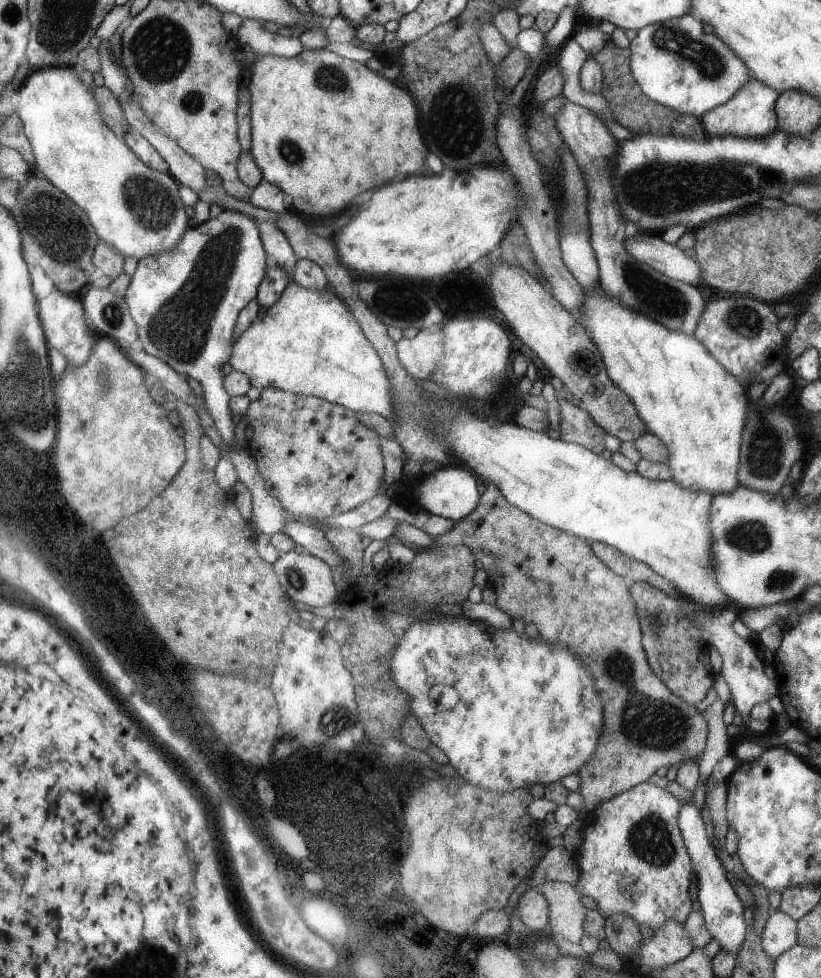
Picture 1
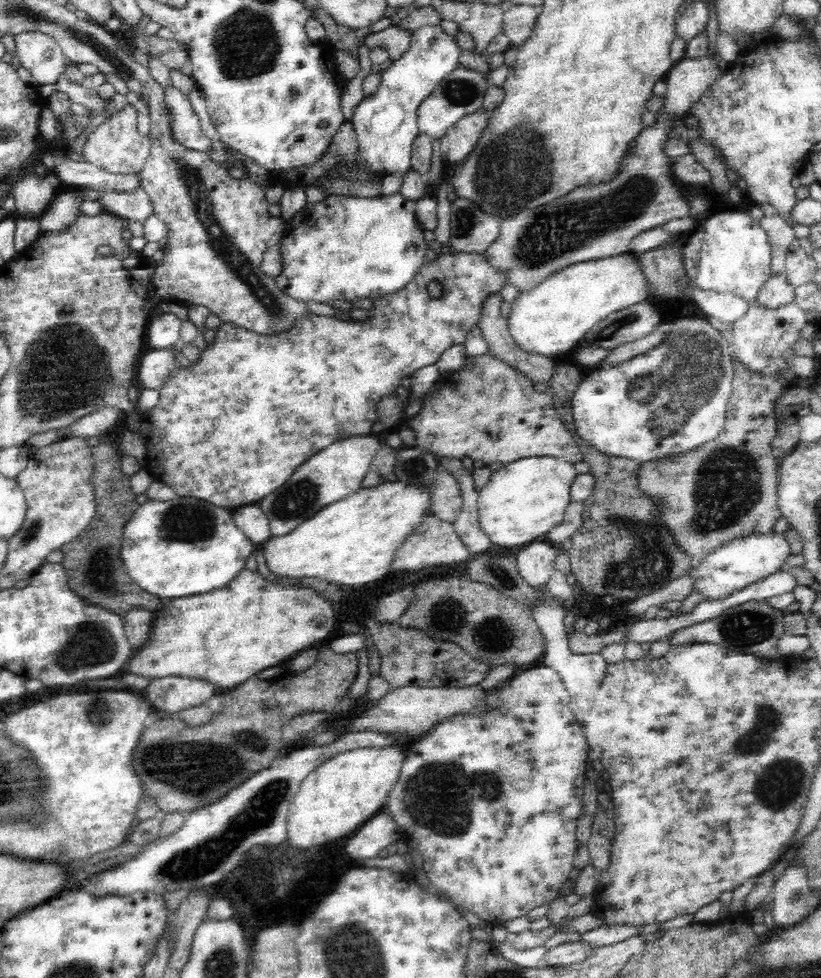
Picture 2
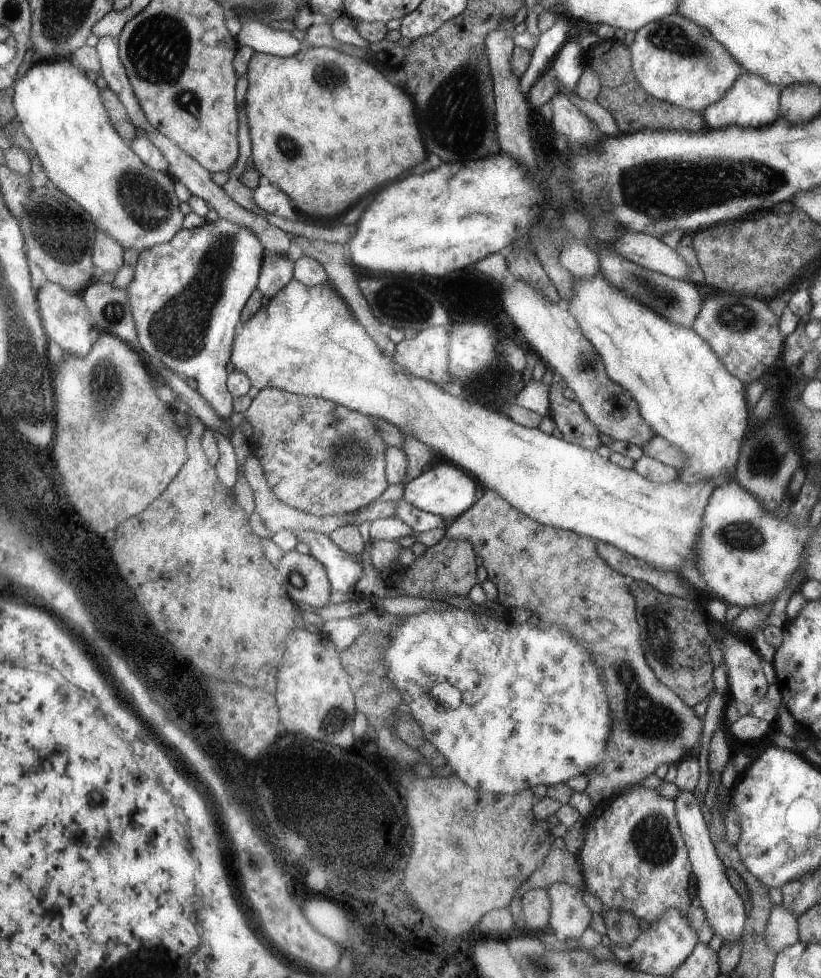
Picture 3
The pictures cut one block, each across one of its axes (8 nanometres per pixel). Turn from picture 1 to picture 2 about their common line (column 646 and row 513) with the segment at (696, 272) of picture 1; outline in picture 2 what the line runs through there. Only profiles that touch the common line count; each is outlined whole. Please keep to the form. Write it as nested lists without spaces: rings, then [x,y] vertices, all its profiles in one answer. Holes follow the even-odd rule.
[[[252,503],[233,510],[236,526],[254,544],[267,542],[271,537],[270,521],[258,503]]]

